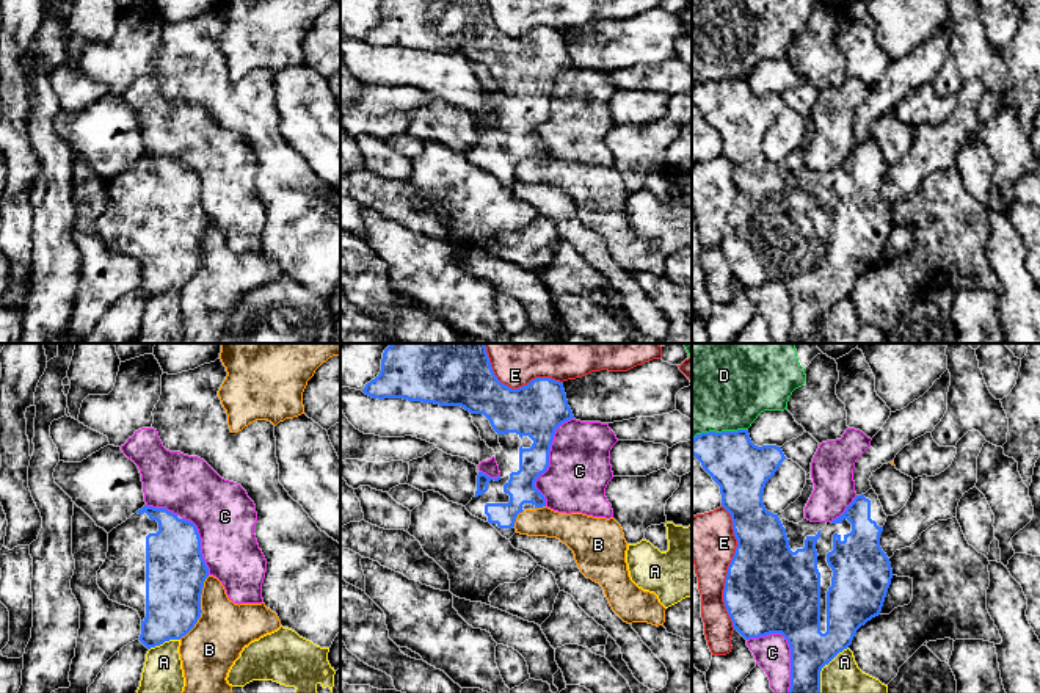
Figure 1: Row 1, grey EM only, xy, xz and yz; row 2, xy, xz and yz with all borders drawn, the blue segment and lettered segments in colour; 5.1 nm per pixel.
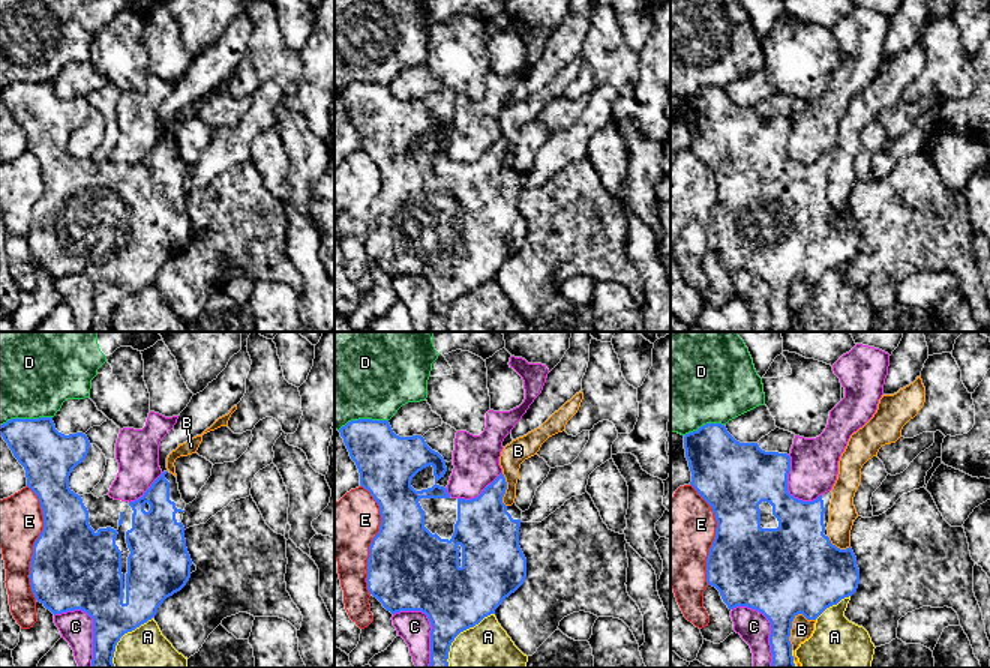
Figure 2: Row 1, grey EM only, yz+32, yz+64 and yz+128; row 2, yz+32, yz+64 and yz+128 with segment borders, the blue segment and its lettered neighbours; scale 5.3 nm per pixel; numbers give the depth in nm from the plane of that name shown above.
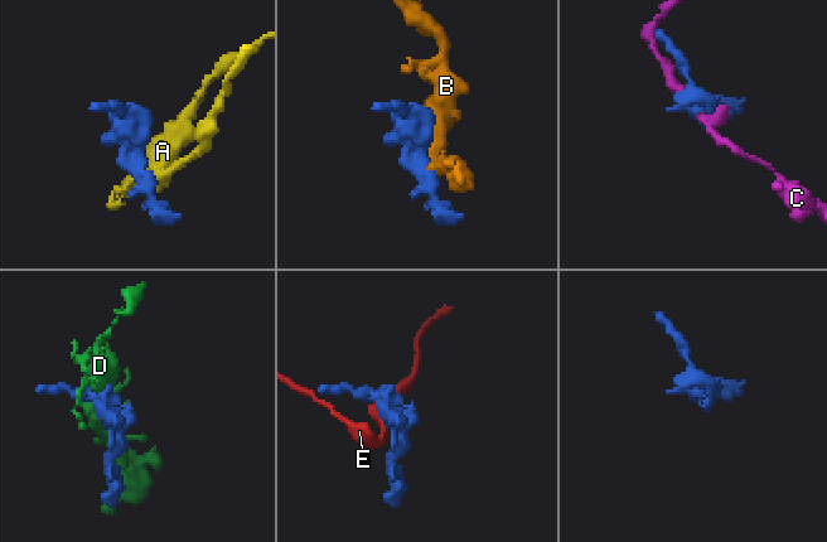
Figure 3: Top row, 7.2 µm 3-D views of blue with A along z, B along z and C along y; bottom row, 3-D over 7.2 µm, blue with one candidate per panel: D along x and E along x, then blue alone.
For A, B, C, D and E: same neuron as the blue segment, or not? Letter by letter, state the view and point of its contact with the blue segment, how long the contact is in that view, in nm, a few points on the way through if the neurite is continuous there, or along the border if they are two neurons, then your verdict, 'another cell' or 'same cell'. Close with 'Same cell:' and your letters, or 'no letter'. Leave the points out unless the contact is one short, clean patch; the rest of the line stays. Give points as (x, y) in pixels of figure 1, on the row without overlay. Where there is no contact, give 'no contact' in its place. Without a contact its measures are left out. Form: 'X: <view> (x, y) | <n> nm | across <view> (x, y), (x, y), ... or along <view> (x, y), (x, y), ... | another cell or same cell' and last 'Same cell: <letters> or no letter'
A: yz (822, 315) | 280 nm | another cell
B: xy (200, 257) | 360 nm | another cell
C: xz (548, 108) | 480 nm | another cell
D: yz (719, 82) | 300 nm | another cell
E: yz (728, 217) | 650 nm | another cell
Same cell: no letter

